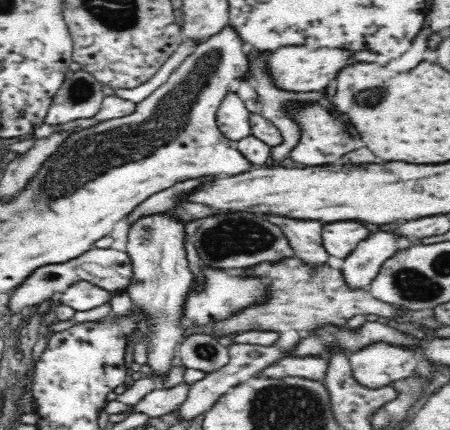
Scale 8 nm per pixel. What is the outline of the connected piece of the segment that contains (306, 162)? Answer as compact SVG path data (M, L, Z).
M288 100L284 104L286 113L292 117L292 121L296 121L296 125L300 127L300 139L298 144L294 146L294 149L290 150L290 157L293 162L302 164L302 166L322 166L322 164L332 164L336 162L342 154L350 152L350 150L356 150L356 140L352 136L346 136L351 120L342 114L337 108L332 106L328 108L328 104L322 104L316 100L316 102L299 102L298 100Z

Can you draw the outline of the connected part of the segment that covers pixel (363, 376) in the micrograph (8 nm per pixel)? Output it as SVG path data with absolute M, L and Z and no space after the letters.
M370 344L354 354L349 353L354 379L368 388L383 388L398 380L414 375L420 347L415 344L406 348L404 344Z

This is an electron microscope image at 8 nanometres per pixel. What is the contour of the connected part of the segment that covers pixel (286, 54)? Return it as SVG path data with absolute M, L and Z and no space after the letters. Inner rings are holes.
M290 44L290 46L282 46L282 48L268 54L267 68L280 88L295 91L296 94L311 93L314 95L333 84L337 74L350 64L350 57L356 53L346 50L346 48L322 46L310 48L306 44Z

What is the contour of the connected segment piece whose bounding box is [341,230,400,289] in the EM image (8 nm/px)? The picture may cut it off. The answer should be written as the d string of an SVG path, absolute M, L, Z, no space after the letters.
M384 230L370 232L366 240L361 240L357 247L343 258L341 271L349 286L368 289L384 262L398 252L398 242L400 236Z

